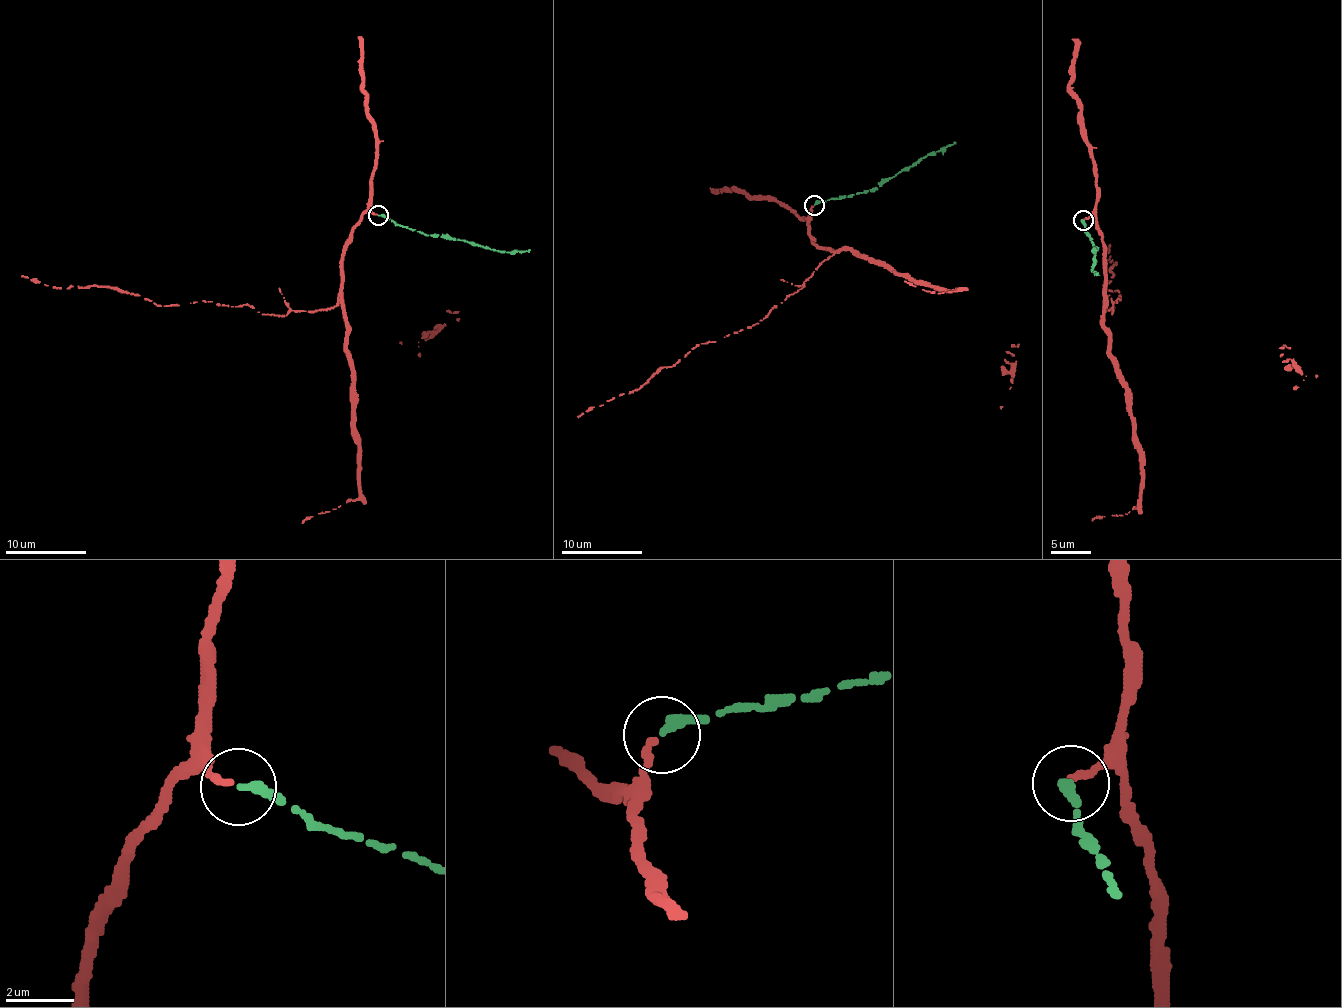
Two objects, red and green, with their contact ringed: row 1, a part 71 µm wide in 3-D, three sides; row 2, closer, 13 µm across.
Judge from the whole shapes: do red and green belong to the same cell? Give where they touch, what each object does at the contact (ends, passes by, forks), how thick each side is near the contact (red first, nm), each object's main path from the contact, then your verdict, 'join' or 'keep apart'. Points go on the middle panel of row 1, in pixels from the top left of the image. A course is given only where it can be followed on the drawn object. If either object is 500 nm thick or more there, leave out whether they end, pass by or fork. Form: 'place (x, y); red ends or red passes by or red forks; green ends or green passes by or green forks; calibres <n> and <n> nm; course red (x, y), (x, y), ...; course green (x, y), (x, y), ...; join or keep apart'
place (814, 205); red ends; green ends; calibres 240 and 320 nm; course red (813, 205), (810, 236), (817, 247), (834, 251), (800, 289), (754, 325), (698, 344), (643, 385), (578, 418); course green (814, 205), (873, 190), (927, 155), (944, 150), (956, 142); join

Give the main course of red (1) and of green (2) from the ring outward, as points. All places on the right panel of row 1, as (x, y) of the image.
1: (1084, 219), (1095, 216), (1102, 236), (1104, 311), (1113, 312), (1120, 298), (1105, 289), (1116, 264), (1110, 246)
2: (1084, 221), (1093, 246), (1098, 247), (1092, 270), (1097, 273)

